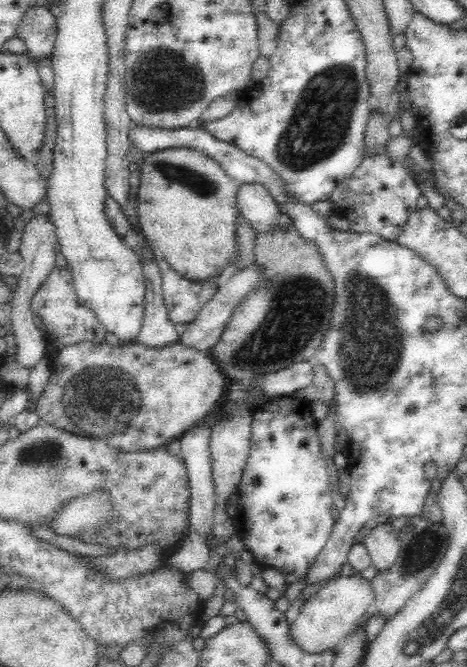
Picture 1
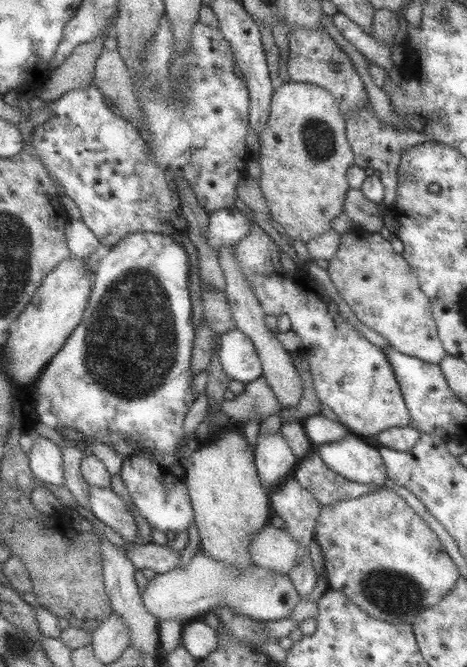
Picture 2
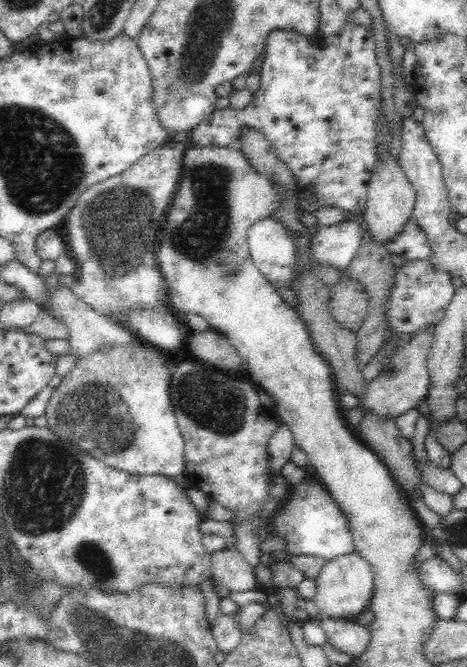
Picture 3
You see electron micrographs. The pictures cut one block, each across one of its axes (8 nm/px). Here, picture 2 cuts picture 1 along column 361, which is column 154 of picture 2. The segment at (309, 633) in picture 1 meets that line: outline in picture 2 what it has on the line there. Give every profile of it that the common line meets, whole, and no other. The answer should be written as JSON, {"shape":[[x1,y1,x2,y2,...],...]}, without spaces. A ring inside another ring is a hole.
{"shape":[[198,550,186,567,157,572,157,576,148,581,141,596,146,610,158,623,176,620,183,624,201,619,203,615,220,606,228,606,236,614,254,620,275,621,290,616,292,609,300,601,298,591,289,575,255,565,238,569,232,564,209,558,202,550]]}

